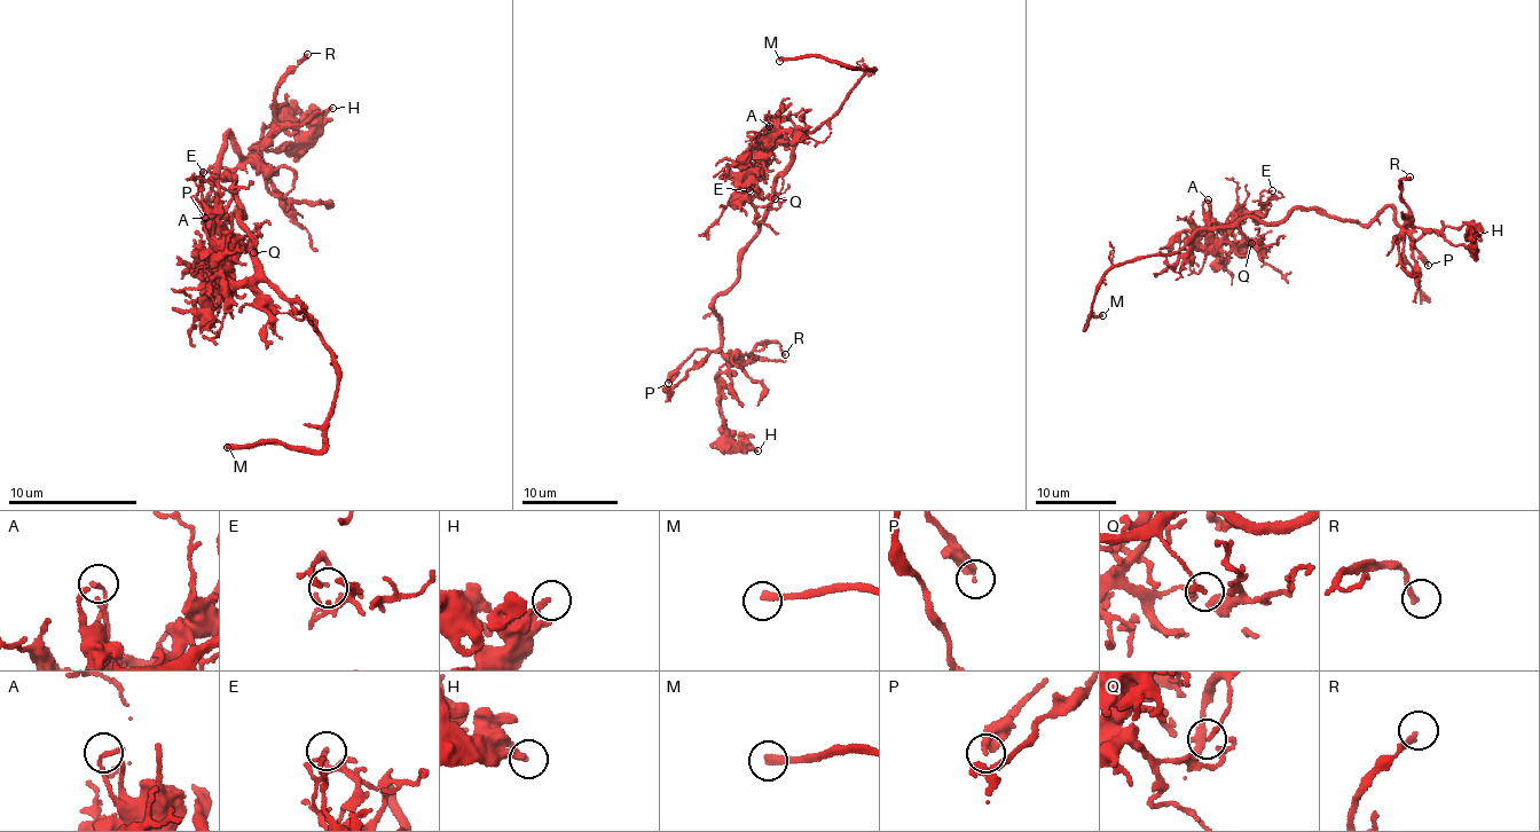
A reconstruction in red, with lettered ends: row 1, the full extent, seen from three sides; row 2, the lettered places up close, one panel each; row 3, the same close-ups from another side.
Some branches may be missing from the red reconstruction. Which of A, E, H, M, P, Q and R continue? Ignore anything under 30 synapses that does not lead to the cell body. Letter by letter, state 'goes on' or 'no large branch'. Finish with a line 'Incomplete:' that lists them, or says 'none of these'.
A: no large branch
E: no large branch
H: no large branch
M: goes on
P: no large branch
Q: no large branch
R: no large branch
Incomplete: M

